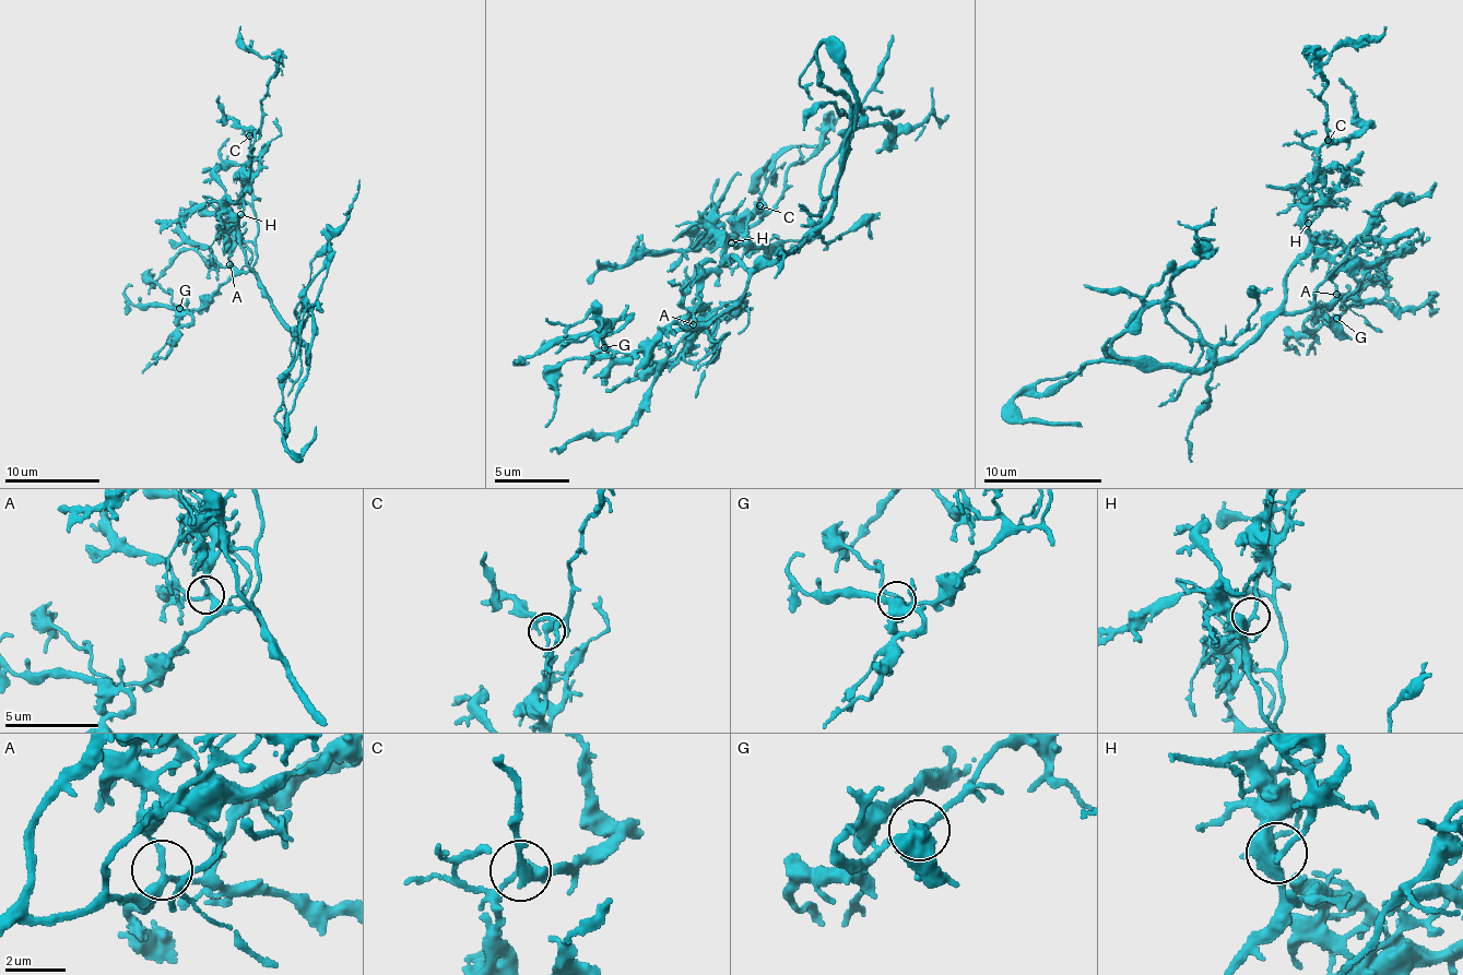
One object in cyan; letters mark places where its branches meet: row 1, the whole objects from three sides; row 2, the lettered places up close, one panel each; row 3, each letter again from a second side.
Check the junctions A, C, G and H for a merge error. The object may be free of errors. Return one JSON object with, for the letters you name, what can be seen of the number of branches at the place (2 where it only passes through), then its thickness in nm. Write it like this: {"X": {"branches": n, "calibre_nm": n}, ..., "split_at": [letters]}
{"split_at": []}

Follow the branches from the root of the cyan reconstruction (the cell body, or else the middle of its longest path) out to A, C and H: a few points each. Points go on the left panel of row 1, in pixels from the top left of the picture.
A: (257, 280), (260, 284), (256, 275), (229, 264)
C: (257, 280), (248, 264), (238, 233), (238, 216), (244, 207), (247, 186), (245, 163), (251, 155), (250, 137)
H: (257, 280), (239, 241), (240, 214)

